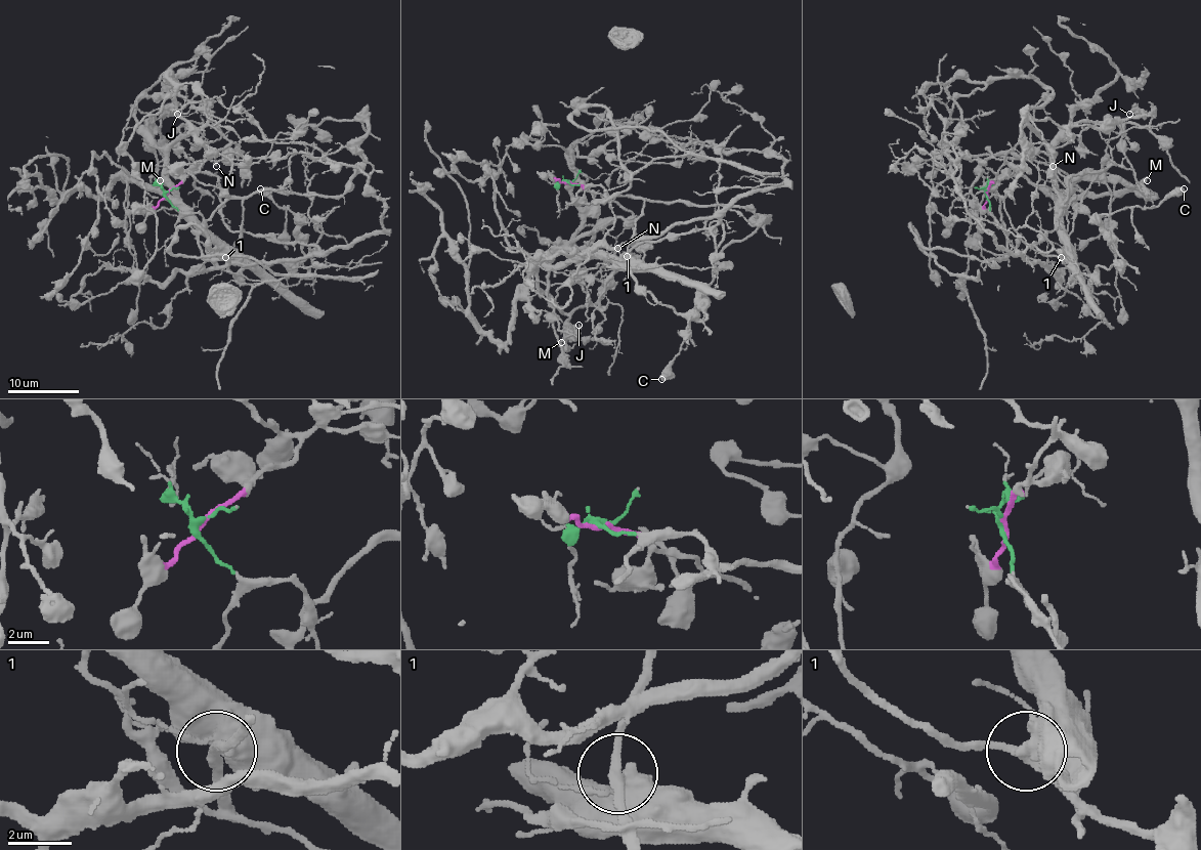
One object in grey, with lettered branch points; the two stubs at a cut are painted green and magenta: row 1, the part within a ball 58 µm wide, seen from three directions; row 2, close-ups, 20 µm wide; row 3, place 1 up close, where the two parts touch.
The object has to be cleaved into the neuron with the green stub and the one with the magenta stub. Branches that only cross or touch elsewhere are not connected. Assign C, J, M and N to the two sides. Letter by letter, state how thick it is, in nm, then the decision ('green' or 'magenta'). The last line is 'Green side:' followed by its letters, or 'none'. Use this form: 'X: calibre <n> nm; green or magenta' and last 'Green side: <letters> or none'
C: calibre 600 nm; green
J: calibre 240 nm; magenta
M: calibre 140 nm; magenta
N: calibre 150 nm; magenta
Green side: C

